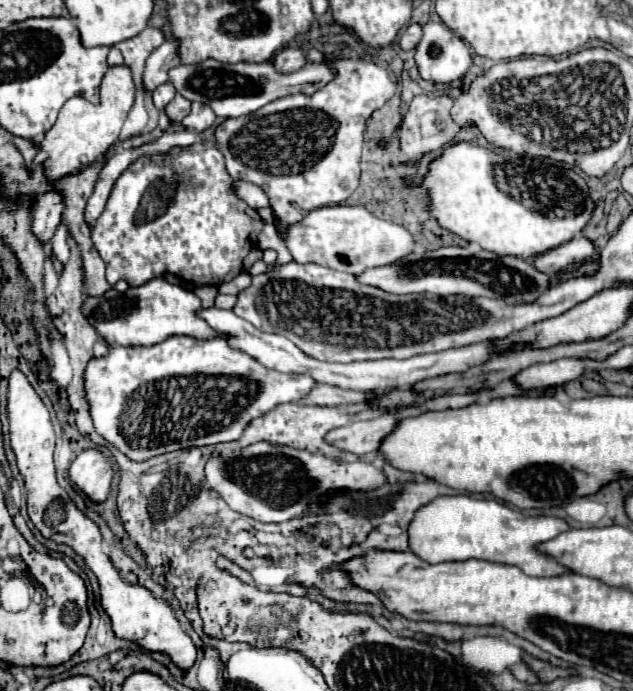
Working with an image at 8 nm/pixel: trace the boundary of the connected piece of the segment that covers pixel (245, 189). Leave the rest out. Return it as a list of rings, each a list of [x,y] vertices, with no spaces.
[[[235,181],[235,189],[237,189],[237,195],[251,207],[269,207],[269,197],[267,193],[263,193],[263,189],[259,189],[257,185],[251,185],[249,181]]]

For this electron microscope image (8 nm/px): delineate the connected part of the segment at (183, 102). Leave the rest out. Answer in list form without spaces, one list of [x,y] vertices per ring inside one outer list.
[[[179,93],[173,97],[173,101],[165,107],[167,115],[171,117],[173,123],[183,121],[183,117],[187,117],[187,113],[191,111],[191,101],[187,101],[185,97],[179,97]]]

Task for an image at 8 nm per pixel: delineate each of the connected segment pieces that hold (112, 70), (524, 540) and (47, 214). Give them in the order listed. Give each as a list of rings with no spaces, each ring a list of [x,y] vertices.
[[[127,65],[109,67],[101,81],[101,101],[95,105],[85,97],[71,97],[59,111],[55,125],[47,131],[41,141],[41,149],[49,153],[45,161],[45,173],[49,179],[59,179],[67,173],[77,173],[83,167],[91,165],[97,157],[101,157],[113,143],[119,141],[119,133],[123,123],[135,103],[135,83],[131,77],[131,69]]]
[[[457,495],[457,497],[437,497],[429,505],[421,507],[415,513],[413,523],[409,525],[409,549],[411,553],[419,555],[427,563],[443,563],[443,561],[467,561],[467,559],[483,559],[483,561],[495,561],[503,565],[515,565],[523,573],[531,577],[557,577],[563,573],[569,573],[567,567],[563,567],[555,557],[541,551],[541,543],[555,539],[559,533],[565,533],[571,529],[567,521],[559,517],[547,517],[547,515],[523,515],[517,509],[511,509],[509,505],[497,501],[497,499],[475,499],[469,495]]]
[[[47,191],[33,211],[33,233],[47,243],[53,237],[55,227],[61,223],[61,213],[65,209],[65,197],[61,191]]]

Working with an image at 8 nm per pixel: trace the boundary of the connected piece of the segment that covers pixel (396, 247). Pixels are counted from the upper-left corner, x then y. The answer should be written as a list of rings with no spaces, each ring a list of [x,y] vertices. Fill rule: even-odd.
[[[333,205],[309,211],[301,223],[287,229],[283,241],[297,263],[317,263],[355,275],[371,267],[393,265],[415,249],[415,239],[403,225],[381,219],[359,205]]]

